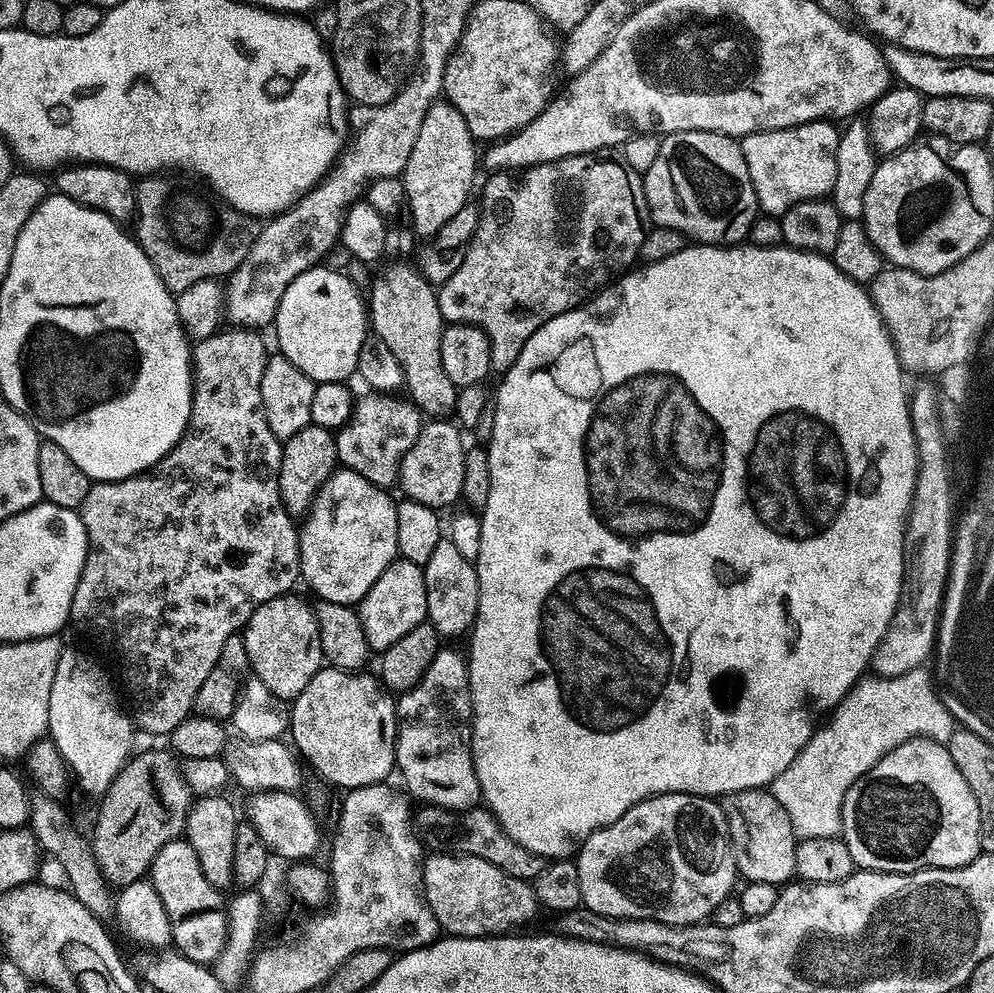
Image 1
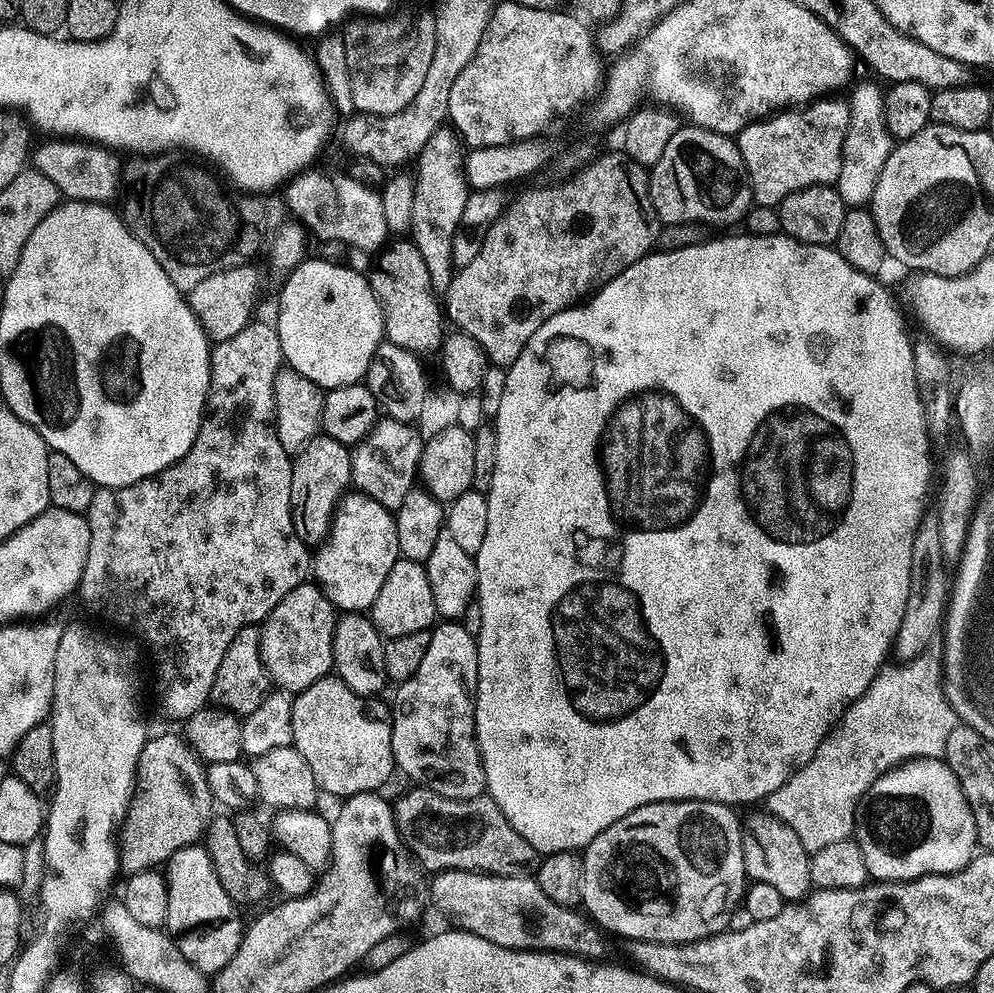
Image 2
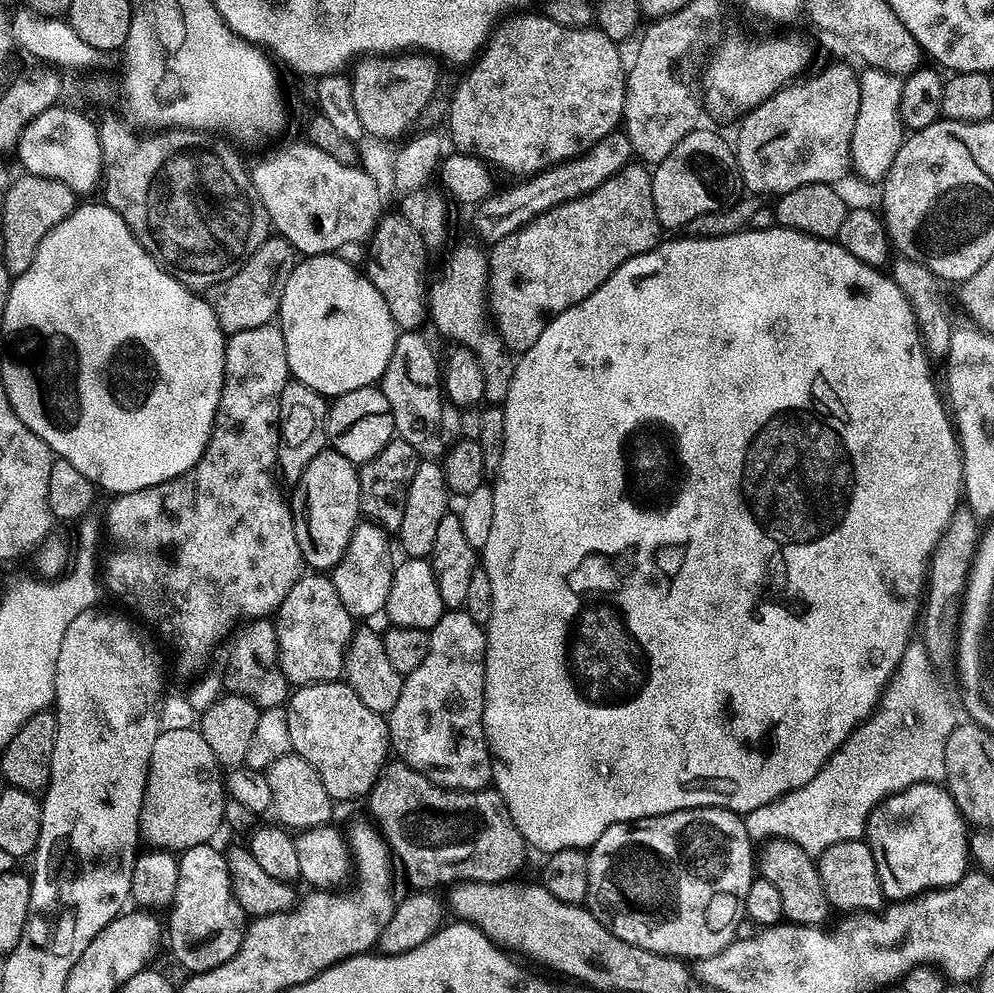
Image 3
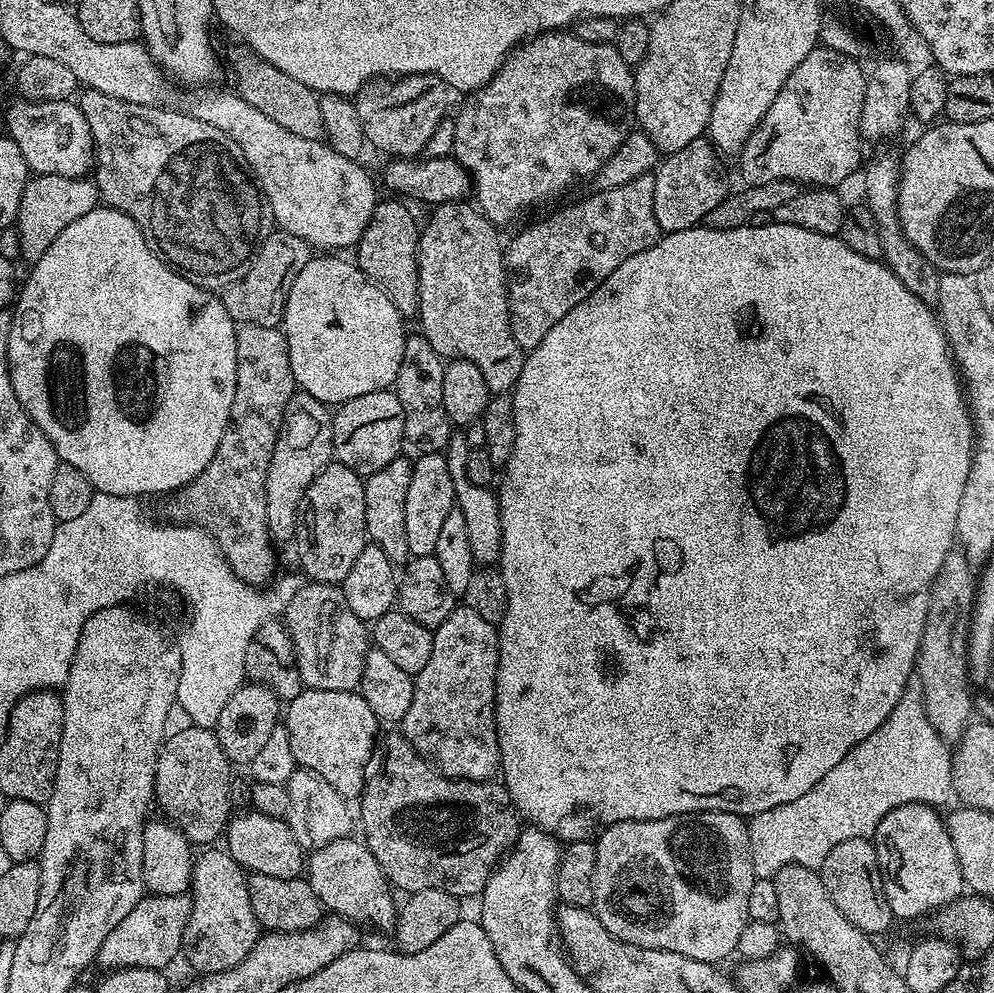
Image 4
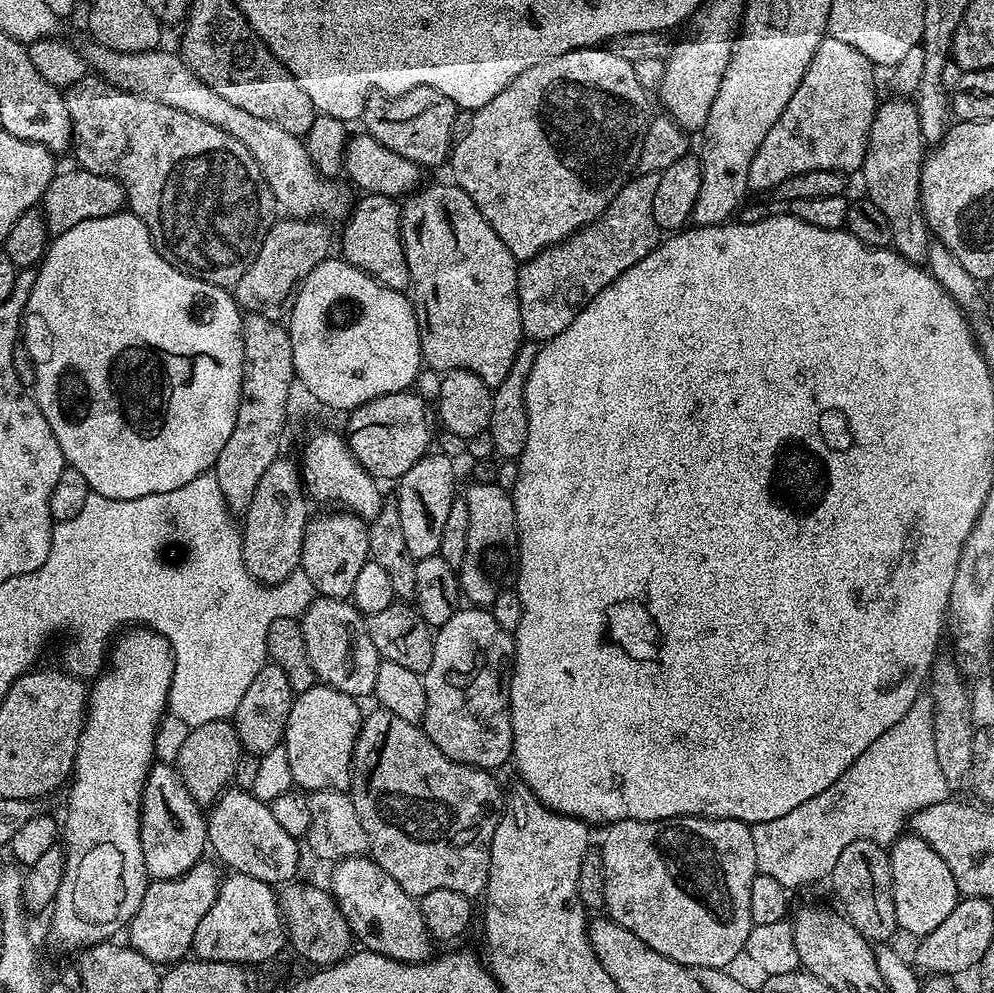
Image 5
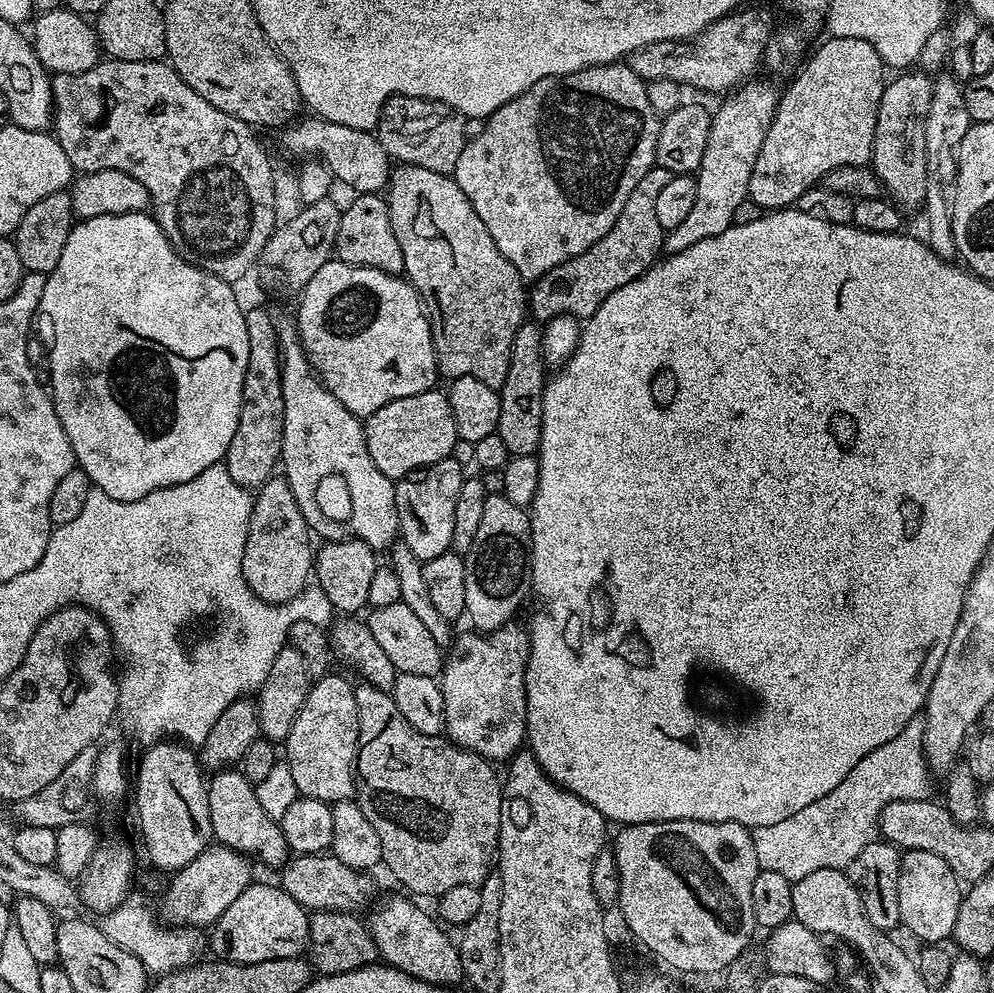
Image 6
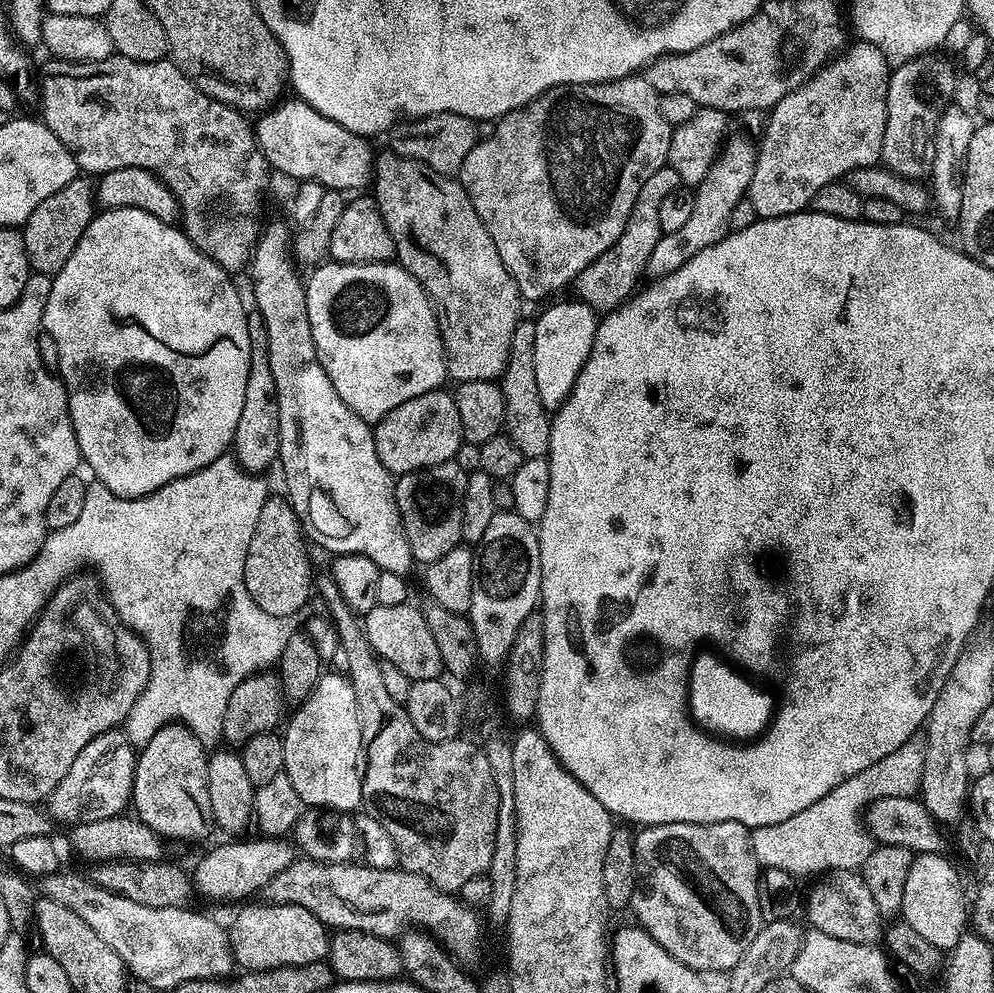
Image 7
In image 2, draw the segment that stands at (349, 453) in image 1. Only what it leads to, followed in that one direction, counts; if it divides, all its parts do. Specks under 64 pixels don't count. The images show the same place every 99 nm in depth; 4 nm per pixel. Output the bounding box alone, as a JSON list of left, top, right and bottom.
[351,418,425,510]

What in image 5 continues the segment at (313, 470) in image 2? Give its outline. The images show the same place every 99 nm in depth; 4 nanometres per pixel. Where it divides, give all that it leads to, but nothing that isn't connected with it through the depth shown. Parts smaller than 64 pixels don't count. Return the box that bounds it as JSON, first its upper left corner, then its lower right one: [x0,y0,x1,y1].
[299,510,369,600]

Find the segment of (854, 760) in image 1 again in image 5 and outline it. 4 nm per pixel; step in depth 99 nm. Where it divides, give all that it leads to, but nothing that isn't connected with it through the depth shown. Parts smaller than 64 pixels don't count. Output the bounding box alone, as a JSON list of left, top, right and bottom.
[751,704,950,890]

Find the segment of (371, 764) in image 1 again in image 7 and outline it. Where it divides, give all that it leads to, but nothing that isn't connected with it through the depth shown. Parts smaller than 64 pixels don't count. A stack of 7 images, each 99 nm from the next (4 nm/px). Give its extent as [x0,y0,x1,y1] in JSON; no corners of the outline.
[283,671,366,814]

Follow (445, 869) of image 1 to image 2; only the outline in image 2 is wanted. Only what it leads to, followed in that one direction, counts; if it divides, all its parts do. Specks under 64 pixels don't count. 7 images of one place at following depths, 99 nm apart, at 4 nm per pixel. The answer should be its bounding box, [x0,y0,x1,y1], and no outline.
[430,868,604,958]

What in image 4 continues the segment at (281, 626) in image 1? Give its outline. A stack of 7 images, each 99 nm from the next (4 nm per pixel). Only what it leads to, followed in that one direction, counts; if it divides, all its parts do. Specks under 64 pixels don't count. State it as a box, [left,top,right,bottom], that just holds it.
[286,583,370,692]

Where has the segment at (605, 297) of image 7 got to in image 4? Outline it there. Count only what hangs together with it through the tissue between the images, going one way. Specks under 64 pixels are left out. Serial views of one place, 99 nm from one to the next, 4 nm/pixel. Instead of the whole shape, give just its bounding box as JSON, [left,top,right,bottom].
[504,174,662,350]

